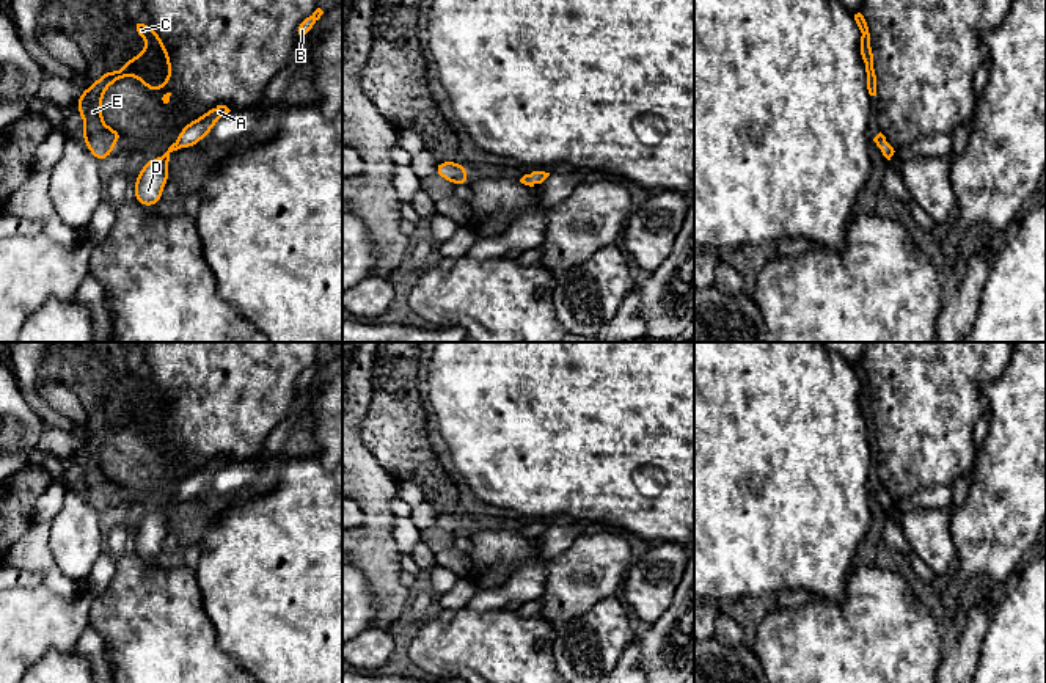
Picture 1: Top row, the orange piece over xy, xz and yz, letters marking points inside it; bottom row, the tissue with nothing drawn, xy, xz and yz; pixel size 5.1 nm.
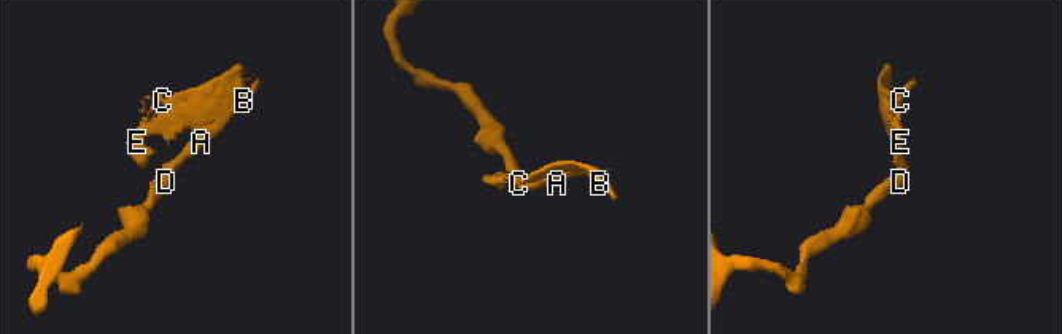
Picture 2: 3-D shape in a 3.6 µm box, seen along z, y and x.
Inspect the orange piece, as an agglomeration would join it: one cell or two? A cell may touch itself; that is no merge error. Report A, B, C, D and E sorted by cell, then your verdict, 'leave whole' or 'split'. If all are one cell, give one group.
groups A B C D E; leave whole

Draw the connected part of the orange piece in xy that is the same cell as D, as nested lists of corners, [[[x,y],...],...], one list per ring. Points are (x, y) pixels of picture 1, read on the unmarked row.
[[[217,457],[210,460],[198,471],[185,476],[179,488],[163,507],[146,512],[133,535],[135,553],[140,554],[143,559],[157,557],[162,551],[163,539],[170,532],[170,506],[181,499],[187,501],[198,496],[214,480],[215,474],[229,463],[231,462],[226,457]]]

